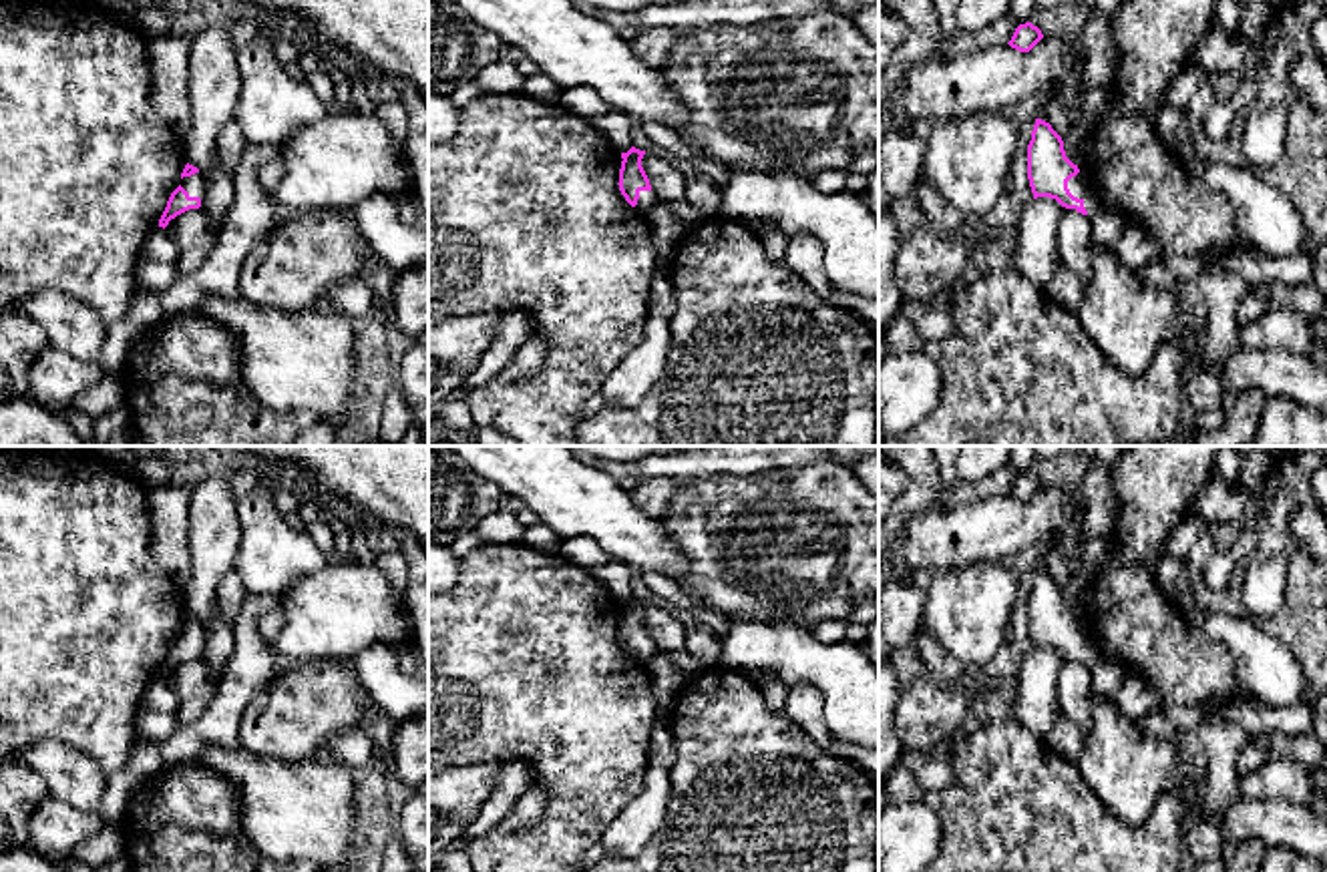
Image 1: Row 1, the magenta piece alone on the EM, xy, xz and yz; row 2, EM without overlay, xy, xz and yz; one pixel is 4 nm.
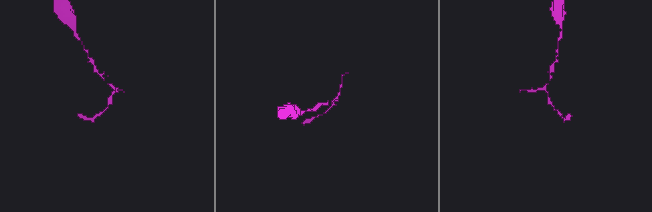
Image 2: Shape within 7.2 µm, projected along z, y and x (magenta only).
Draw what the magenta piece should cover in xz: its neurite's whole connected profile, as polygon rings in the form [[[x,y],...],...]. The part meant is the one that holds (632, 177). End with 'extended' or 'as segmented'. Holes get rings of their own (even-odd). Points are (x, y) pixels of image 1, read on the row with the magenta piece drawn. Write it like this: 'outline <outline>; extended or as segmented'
outline [[[631,147],[627,153],[621,153],[619,169],[619,191],[625,201],[635,207],[641,191],[651,191],[649,179],[641,167],[645,151]]]; as segmented

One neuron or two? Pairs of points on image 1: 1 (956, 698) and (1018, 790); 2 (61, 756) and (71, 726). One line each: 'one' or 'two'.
1: two
2: two

